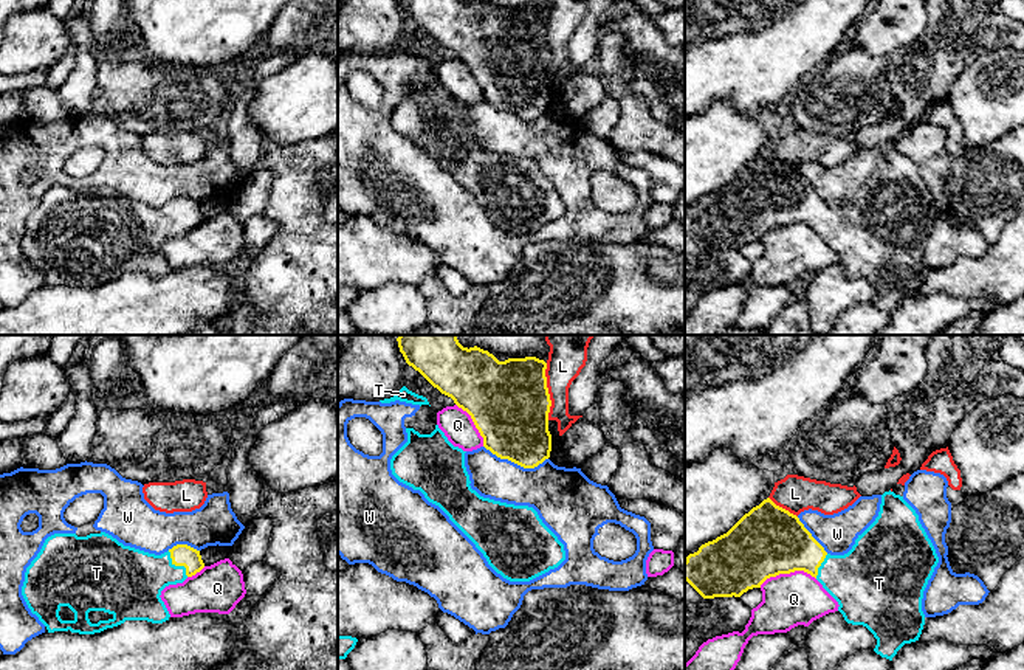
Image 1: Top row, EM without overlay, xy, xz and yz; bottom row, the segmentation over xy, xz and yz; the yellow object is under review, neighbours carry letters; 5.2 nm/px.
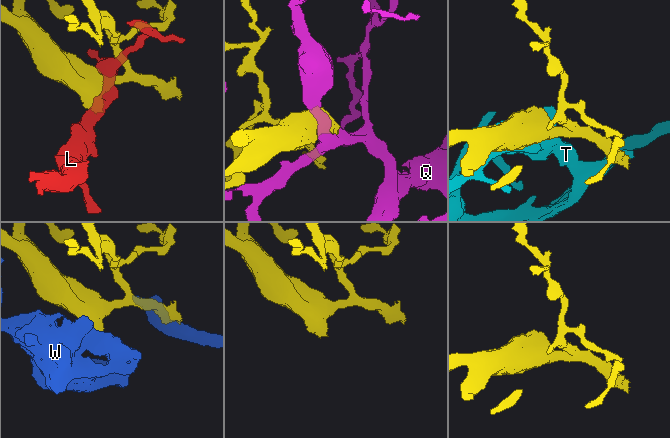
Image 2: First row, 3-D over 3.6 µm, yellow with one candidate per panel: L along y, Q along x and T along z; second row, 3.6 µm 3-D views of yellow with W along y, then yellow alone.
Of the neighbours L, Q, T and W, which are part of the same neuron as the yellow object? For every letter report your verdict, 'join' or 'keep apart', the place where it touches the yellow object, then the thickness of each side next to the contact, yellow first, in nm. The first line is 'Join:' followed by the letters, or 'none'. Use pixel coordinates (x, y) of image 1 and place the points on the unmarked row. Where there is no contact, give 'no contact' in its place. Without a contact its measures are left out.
Join: T
L: keep apart | xz (547, 44) | 420/180 nm
Q: keep apart | yz (787, 225) | 360/280 nm
T: join | xy (177, 217) | 110/320 nm
W: keep apart | xz (516, 115) | 380/280 nm

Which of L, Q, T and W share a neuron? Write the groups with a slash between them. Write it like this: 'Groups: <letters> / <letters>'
Groups: L / Q / T / W

